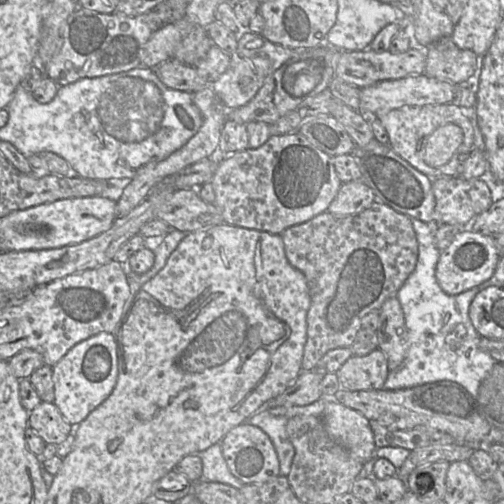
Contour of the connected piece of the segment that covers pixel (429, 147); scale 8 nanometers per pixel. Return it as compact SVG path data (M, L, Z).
M456 124L436 128L426 139L424 161L431 167L440 167L451 159L463 138L462 129Z

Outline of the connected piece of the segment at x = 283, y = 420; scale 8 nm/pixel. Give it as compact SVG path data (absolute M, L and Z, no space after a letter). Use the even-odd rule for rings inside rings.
M321 397L304 406L266 406L248 419L247 423L260 428L272 441L279 459L279 475L288 476L295 454L295 449L286 432L287 422L299 415L322 418L325 404L330 399L334 398Z

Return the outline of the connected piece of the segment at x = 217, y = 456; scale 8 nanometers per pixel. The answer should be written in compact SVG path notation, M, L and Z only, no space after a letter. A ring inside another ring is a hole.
M216 443L208 449L192 455L198 455L201 458L202 480L228 484L239 490L243 487L244 483L230 472L223 457L220 443Z

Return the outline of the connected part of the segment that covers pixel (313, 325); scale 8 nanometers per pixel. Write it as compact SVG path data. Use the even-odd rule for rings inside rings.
M373 202L355 215L340 216L325 211L302 224L286 228L280 235L288 262L306 278L311 299L306 318L303 371L314 370L328 351L351 347L361 329L362 318L371 311L379 311L387 299L397 297L398 290L414 270L418 257L418 242L411 218L380 202Z

